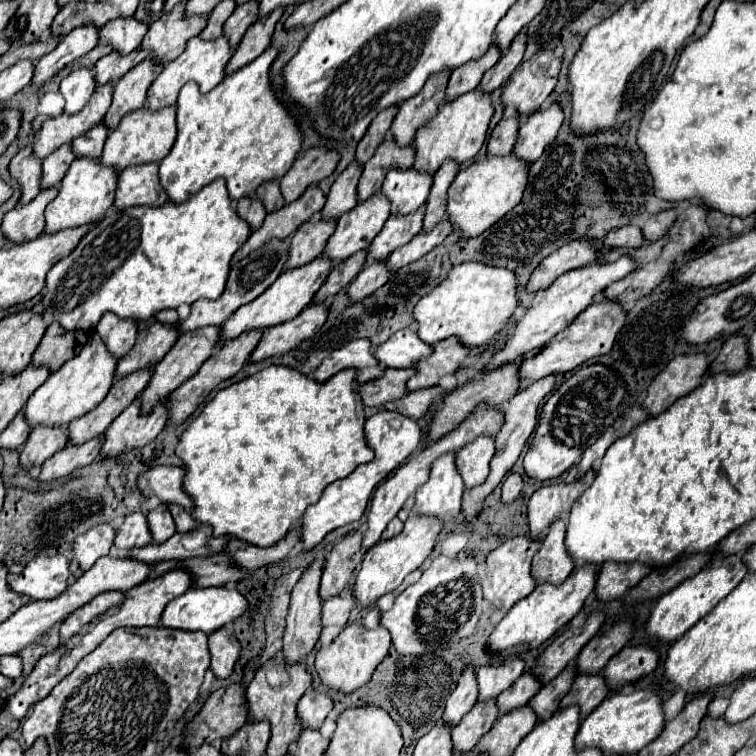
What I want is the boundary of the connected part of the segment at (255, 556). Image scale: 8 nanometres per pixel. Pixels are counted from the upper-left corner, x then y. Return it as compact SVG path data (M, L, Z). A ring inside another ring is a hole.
M295 526L293 530L289 530L289 534L277 542L275 546L269 548L261 548L261 546L253 546L247 544L243 540L231 540L229 546L225 548L225 552L231 554L233 562L245 570L257 570L261 566L269 566L273 562L283 560L295 546L299 546L299 526Z

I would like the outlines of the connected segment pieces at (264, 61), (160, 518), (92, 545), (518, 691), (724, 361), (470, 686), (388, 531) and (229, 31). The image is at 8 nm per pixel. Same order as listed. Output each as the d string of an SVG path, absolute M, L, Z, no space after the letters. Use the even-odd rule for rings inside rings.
M267 48L259 58L239 68L235 74L225 76L223 82L207 94L201 94L195 82L187 82L183 86L177 98L177 140L171 152L159 162L159 182L169 202L187 202L191 194L197 194L203 186L211 184L217 178L223 178L227 182L229 198L237 202L239 198L253 194L263 182L279 180L291 168L301 148L301 132L283 104L277 102L269 86L269 66L275 56L277 50Z
M165 504L157 506L155 510L151 510L147 514L149 520L149 528L151 528L151 536L155 542L165 542L167 538L171 538L177 530L175 530L175 522L171 518L171 512Z
M99 524L87 530L85 534L81 534L79 538L75 538L73 552L75 552L75 560L79 562L81 570L89 570L97 562L97 558L109 554L115 534L117 530L111 528L109 524Z
M523 674L519 680L515 680L515 684L507 690L507 694L501 694L497 698L497 706L499 706L499 716L525 706L537 692L539 692L539 682L535 682L535 678L531 678L531 674Z
M731 336L725 340L721 352L717 358L711 362L707 374L713 376L717 372L729 372L735 374L749 366L749 356L747 356L747 342L743 336Z
M467 668L463 672L463 676L459 678L457 688L453 690L453 694L449 696L447 704L445 704L445 712L441 716L441 722L447 728L453 728L461 722L461 718L475 706L477 700L477 680L471 668Z
M393 518L393 520L387 524L387 528L383 530L383 534L381 534L381 540L389 540L389 538L397 536L401 530L403 530L403 522L401 522L399 518Z
M247 2L243 6L237 6L235 12L229 16L229 20L225 22L223 34L227 34L227 40L231 42L231 50L237 48L247 28L257 20L257 6L259 2Z

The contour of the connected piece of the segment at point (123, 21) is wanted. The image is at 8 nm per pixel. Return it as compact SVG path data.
M117 18L107 22L107 26L99 30L99 38L107 42L113 48L113 52L129 54L139 46L145 32L147 26L137 22L135 18Z

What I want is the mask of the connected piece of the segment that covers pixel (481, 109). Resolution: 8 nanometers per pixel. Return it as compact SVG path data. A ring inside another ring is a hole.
M471 90L449 104L441 104L439 114L427 126L417 130L417 136L413 140L413 146L415 146L413 168L417 172L435 174L437 168L445 160L455 160L459 166L463 162L471 160L485 142L485 134L487 134L491 116L493 116L491 98L489 98L489 94L481 94L479 90Z

